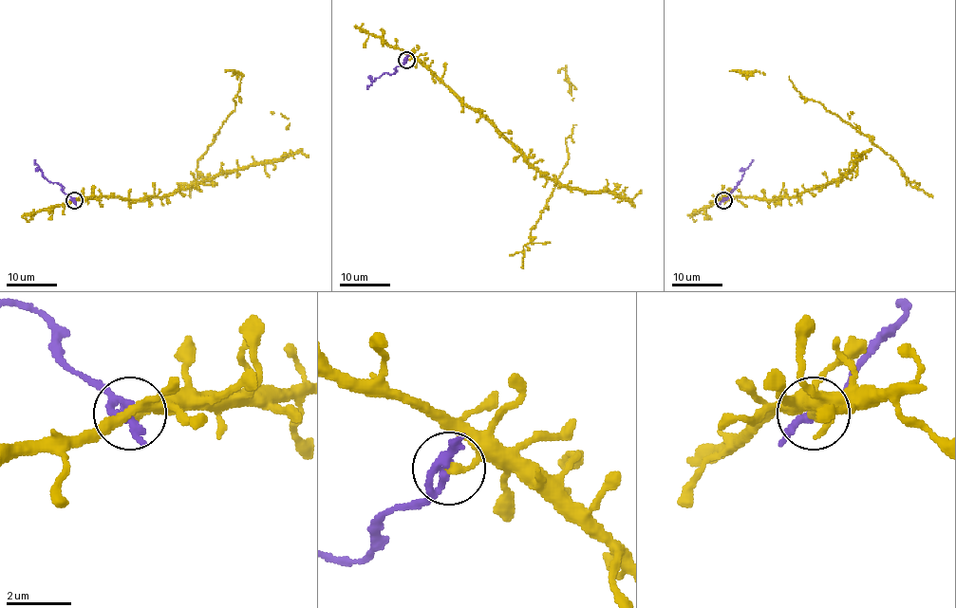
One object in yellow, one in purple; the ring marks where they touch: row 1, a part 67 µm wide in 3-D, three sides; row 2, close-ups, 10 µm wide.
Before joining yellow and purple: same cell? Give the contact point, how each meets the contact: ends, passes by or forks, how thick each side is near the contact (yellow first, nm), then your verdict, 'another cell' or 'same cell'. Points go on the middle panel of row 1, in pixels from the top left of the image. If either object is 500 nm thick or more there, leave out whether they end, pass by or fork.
place (406, 60); yellow ends; purple passes by; calibres 260 and 320 nm; another cell

